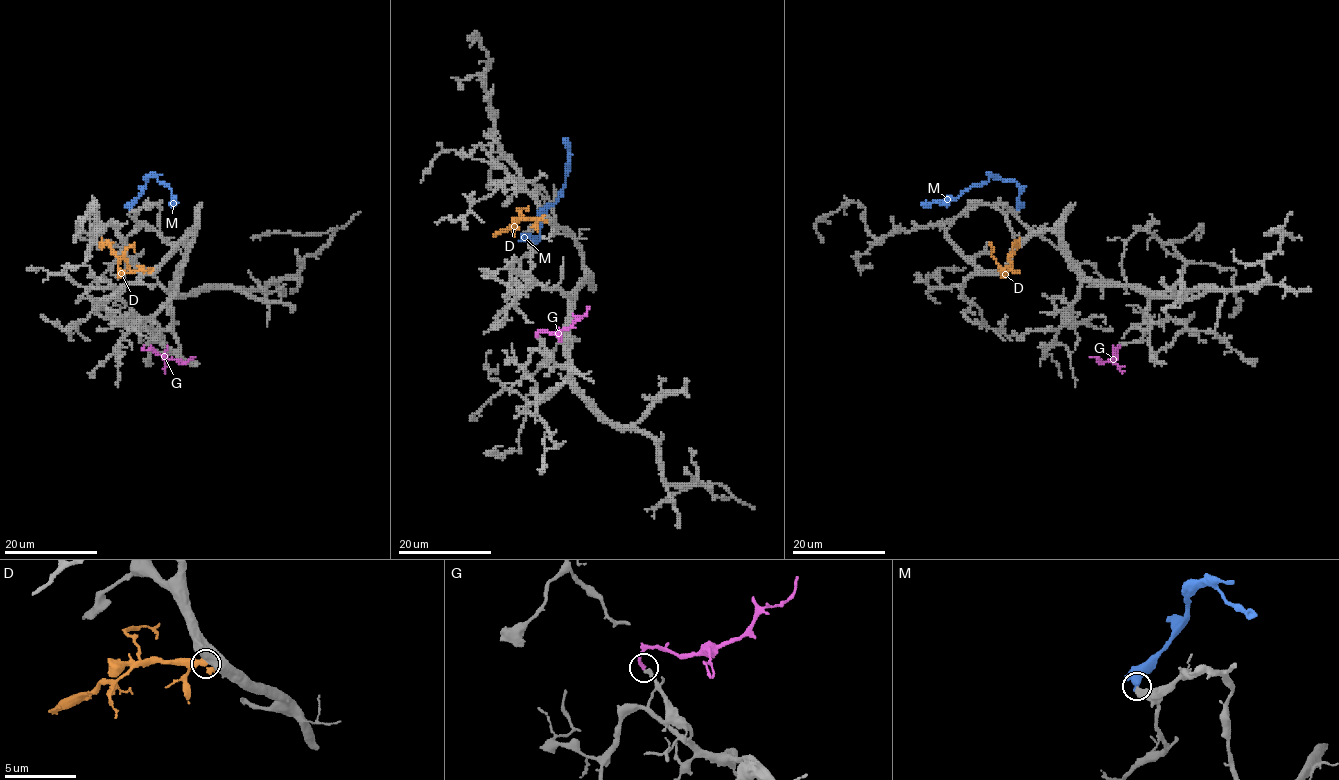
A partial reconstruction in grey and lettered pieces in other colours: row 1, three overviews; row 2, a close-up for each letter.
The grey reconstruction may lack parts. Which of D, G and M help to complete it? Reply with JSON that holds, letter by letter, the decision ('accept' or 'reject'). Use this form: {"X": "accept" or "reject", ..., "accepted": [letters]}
{"D": "reject", "G": "accept", "M": "reject", "accepted": ["G"]}

